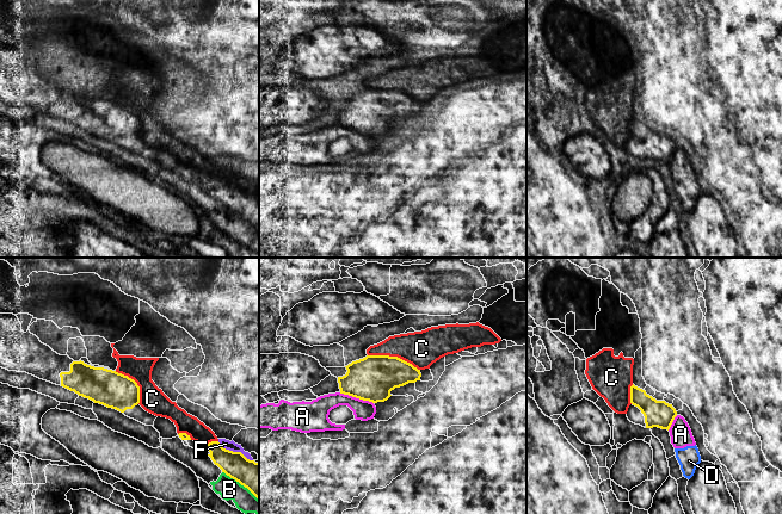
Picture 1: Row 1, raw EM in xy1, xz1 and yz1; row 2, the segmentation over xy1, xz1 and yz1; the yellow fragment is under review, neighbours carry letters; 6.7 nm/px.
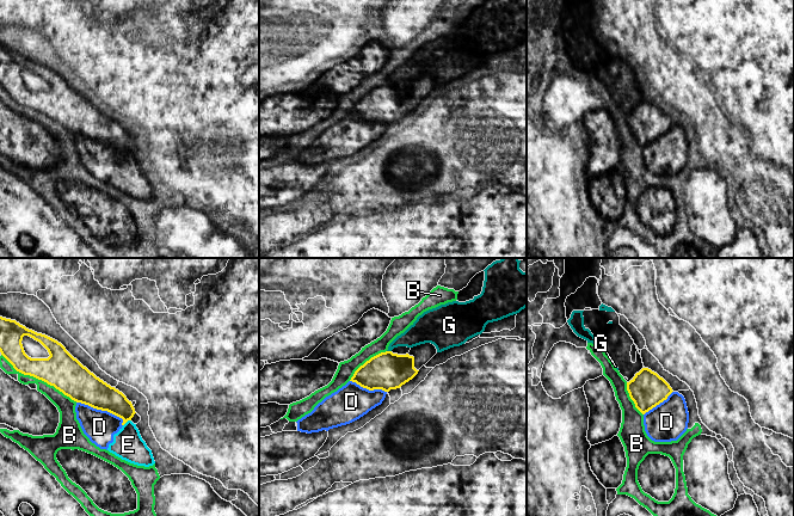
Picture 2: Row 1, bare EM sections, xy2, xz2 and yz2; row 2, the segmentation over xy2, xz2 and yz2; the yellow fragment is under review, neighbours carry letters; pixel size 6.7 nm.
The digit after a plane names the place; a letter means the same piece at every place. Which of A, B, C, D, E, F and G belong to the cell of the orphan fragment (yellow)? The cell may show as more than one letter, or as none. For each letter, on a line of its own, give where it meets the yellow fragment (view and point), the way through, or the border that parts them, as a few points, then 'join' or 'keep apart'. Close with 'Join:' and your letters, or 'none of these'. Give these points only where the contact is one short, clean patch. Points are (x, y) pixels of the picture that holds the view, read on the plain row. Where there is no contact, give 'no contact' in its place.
A: contact xz1 (356, 130); keep apart
B: contact xy2 (38, 111); keep apart
C: contact xz1 (394, 90); keep apart
D: contact xy2 (103, 142); keep apart
E: contact xy2 (127, 153); border xy2 (130, 152), (123, 158); keep apart
F: contact xy1 (235, 185); border xy1 (217, 174), (226, 181), (240, 184), (252, 193); keep apart
G: contact xz2 (389, 84); border xz2 (387, 83), (391, 84); keep apart
Join: none of these

